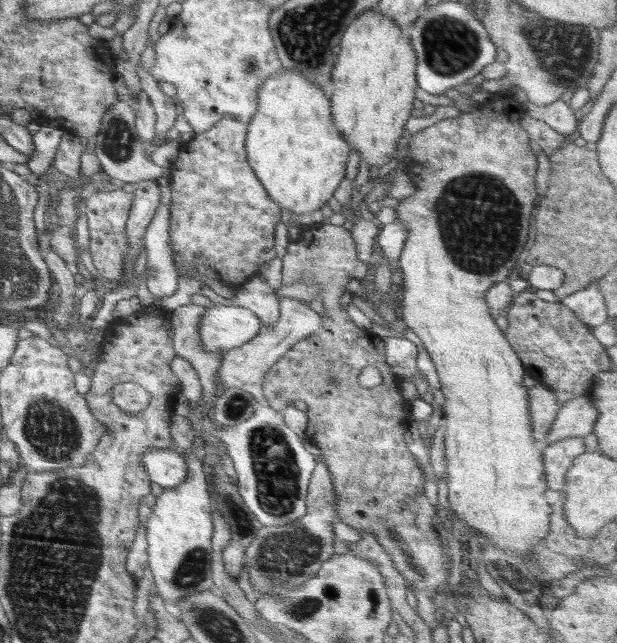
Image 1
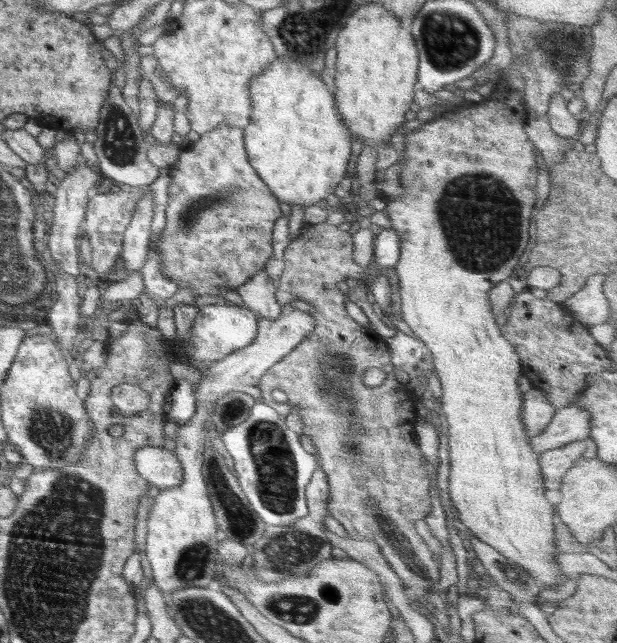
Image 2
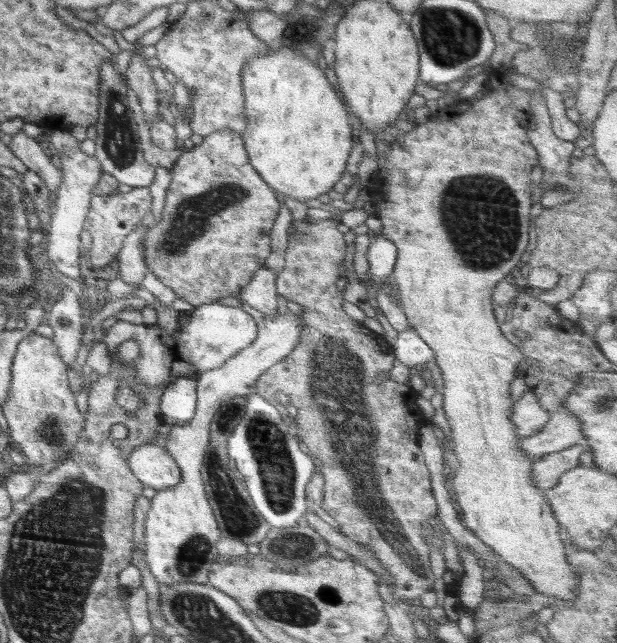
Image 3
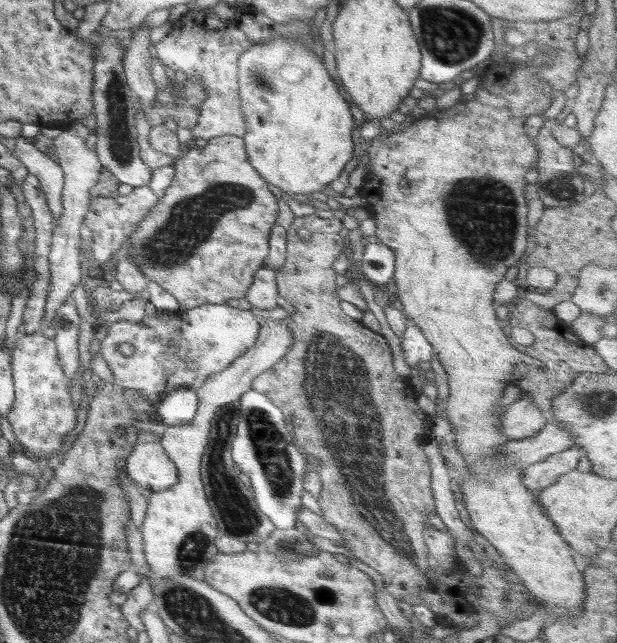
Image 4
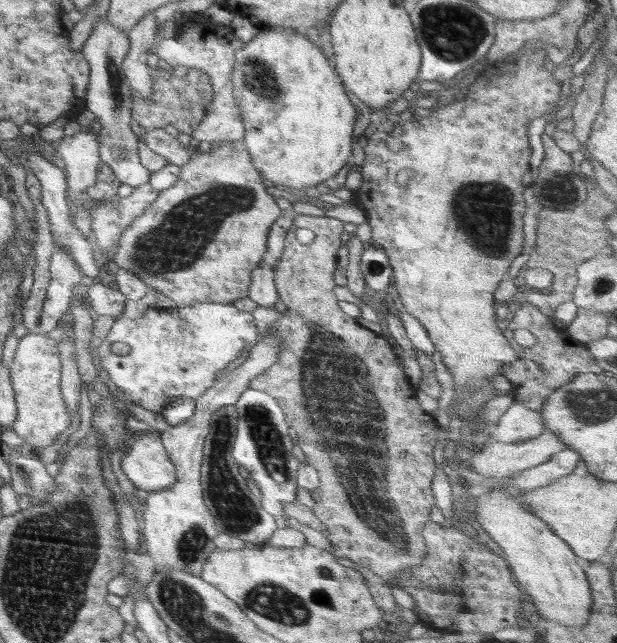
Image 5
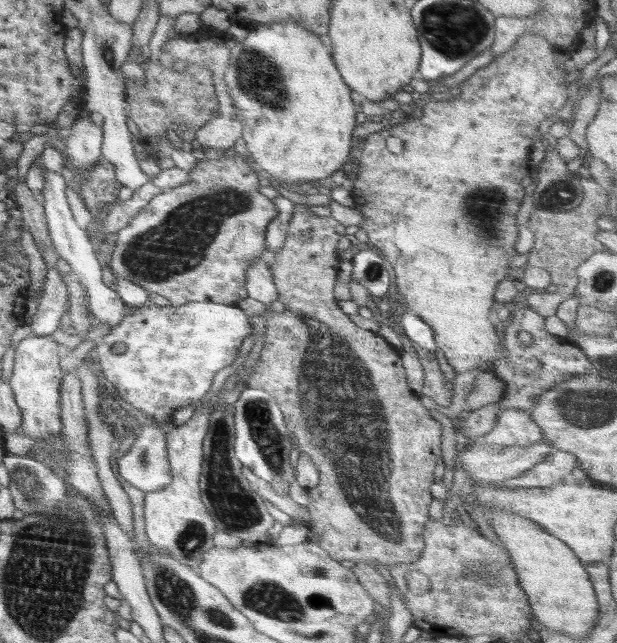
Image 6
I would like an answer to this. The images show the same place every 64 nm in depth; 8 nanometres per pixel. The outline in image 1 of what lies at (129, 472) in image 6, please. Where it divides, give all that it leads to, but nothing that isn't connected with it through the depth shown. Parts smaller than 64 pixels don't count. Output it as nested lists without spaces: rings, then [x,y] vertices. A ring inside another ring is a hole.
[[[150,448],[140,456],[151,482],[156,482],[163,489],[182,484],[188,476],[186,459],[180,450]]]

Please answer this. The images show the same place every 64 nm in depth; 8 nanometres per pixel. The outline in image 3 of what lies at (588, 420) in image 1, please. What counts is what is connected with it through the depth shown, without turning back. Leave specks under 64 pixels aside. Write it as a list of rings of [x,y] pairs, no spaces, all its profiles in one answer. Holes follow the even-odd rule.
[[[559,409],[551,412],[550,420],[540,432],[526,438],[522,437],[518,445],[532,457],[532,462],[536,462],[548,453],[582,443],[583,439],[580,417],[577,418],[568,410]]]

